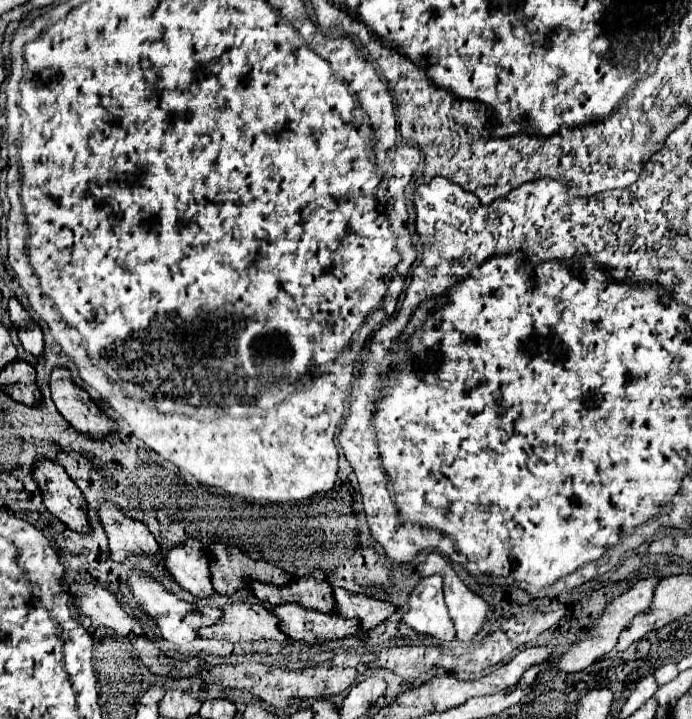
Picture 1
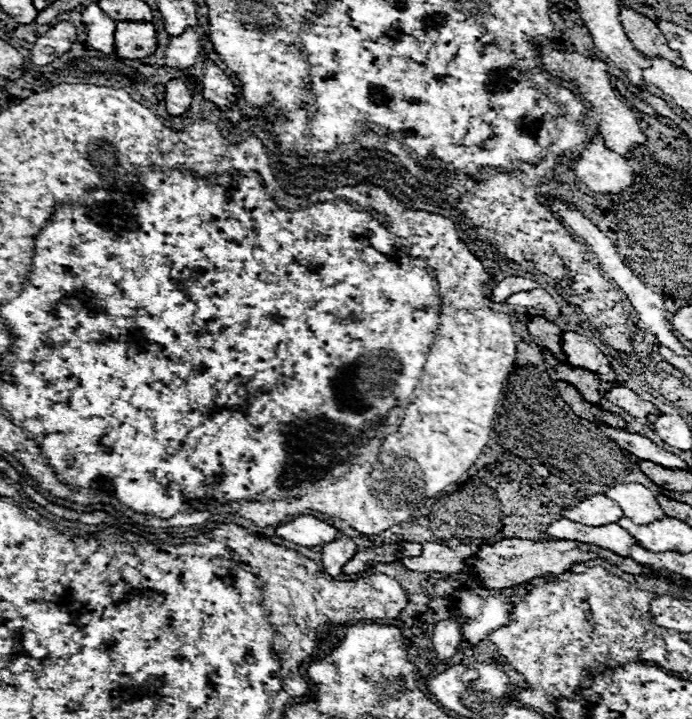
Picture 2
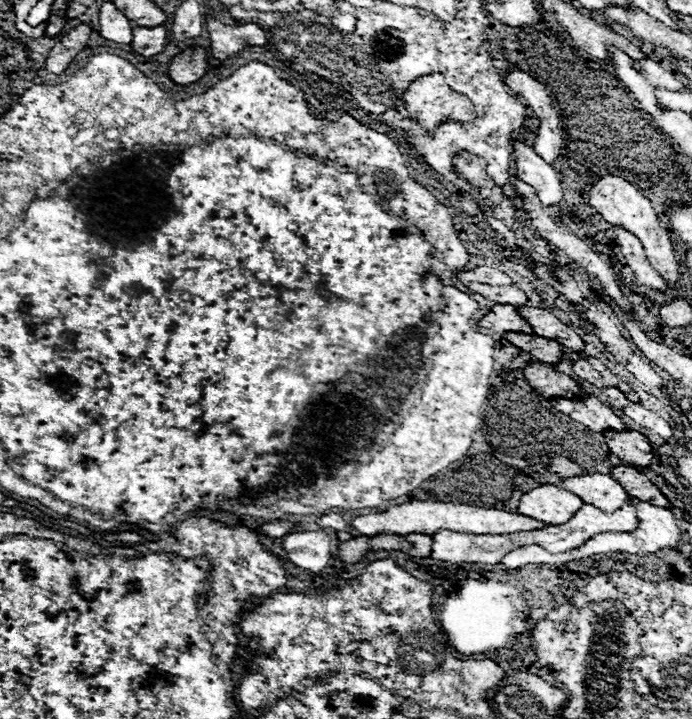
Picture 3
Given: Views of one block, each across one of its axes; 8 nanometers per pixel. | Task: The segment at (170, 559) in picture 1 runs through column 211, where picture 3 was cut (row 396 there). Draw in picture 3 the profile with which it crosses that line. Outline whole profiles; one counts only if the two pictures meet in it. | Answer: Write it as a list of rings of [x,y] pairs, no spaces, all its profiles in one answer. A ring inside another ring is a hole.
[[[584,394],[578,398],[552,398],[550,404],[560,410],[562,414],[568,414],[572,420],[582,422],[594,432],[606,432],[610,430],[626,430],[626,424],[612,414],[610,406],[602,404],[594,394]]]

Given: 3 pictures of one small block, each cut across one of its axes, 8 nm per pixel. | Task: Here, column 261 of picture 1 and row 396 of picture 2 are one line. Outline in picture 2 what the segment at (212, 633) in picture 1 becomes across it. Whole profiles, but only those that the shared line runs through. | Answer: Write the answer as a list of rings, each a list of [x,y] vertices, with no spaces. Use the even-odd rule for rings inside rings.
[[[616,386],[616,388],[610,388],[606,394],[604,394],[614,406],[620,406],[624,408],[630,416],[644,424],[649,425],[648,414],[654,414],[654,416],[660,416],[660,410],[656,406],[652,406],[650,402],[642,400],[634,390],[626,388],[626,386]]]

